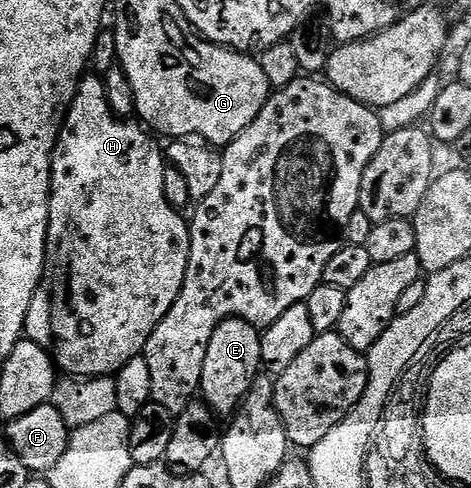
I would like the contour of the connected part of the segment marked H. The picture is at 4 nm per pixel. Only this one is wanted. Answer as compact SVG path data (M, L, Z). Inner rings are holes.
M96 73L85 74L76 87L68 112L64 114L60 135L56 139L56 148L52 151L52 188L48 194L48 244L44 250L44 276L30 301L30 309L24 322L24 335L34 340L42 349L46 349L53 363L68 377L115 376L131 359L143 356L150 333L154 333L158 321L162 321L162 317L170 313L170 305L174 305L186 277L190 257L189 220L185 216L183 219L180 216L183 214L177 208L171 207L166 201L166 193L162 193L165 152L151 139L153 136L139 122L132 122L136 121L118 116L110 109L106 101L103 78Z

